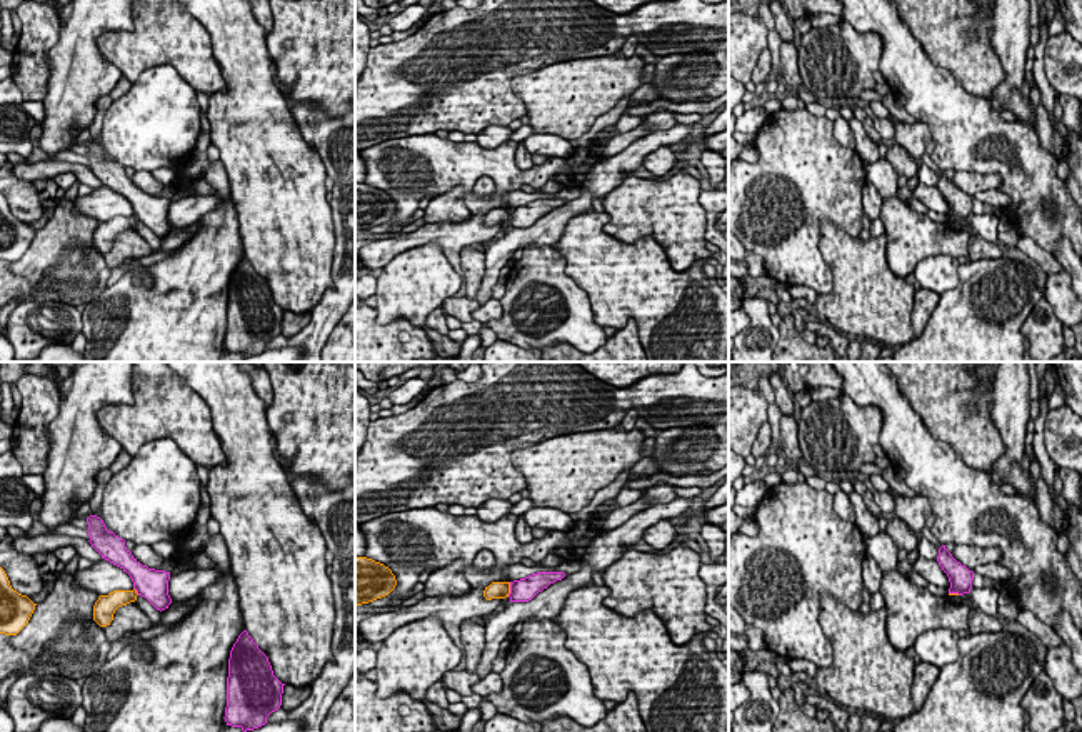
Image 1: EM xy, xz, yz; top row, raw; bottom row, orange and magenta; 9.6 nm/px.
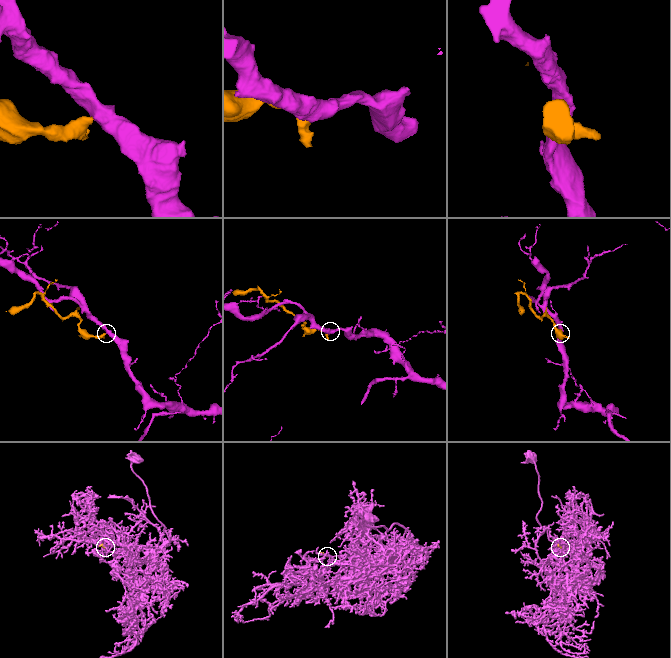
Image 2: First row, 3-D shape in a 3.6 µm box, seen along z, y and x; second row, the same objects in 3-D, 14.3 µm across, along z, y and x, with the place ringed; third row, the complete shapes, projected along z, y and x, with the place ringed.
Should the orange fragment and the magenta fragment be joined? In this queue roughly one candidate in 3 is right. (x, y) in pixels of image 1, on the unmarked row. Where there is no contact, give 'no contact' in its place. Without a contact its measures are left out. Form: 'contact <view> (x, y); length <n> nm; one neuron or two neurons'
contact xz (509, 215); length 150 nm; two neurons

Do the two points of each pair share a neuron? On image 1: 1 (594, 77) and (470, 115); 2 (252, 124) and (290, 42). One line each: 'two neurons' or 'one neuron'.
1: two neurons
2: two neurons

